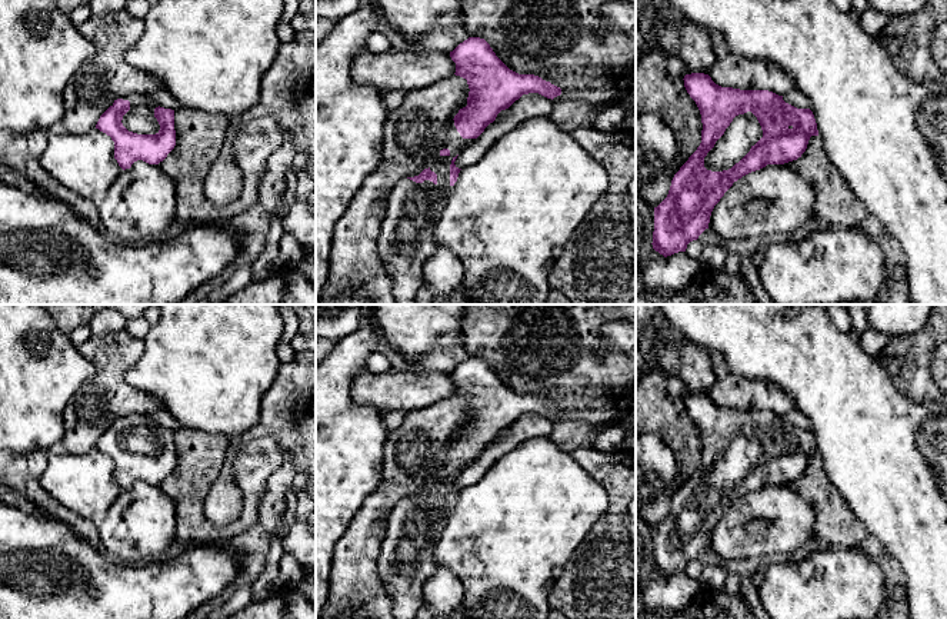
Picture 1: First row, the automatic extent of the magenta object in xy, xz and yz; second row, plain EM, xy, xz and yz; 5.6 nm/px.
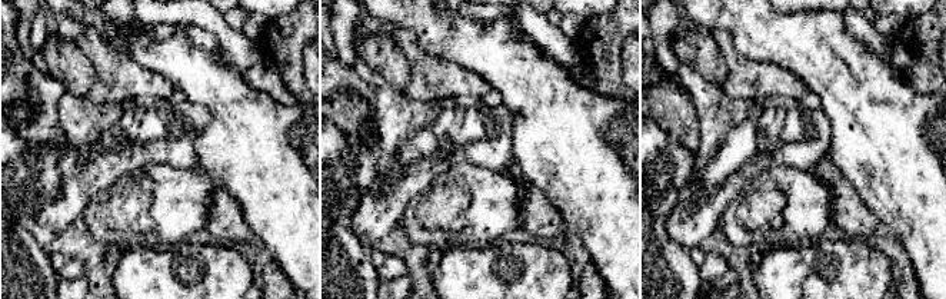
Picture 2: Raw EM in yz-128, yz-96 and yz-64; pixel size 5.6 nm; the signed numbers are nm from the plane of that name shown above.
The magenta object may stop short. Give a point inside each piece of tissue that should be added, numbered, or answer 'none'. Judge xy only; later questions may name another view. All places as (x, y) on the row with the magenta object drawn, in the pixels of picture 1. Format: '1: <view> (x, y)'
1: xy (140, 119)

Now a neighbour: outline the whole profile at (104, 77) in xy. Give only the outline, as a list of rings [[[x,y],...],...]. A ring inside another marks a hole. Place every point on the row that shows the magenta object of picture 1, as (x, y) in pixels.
[[[126,10],[91,14],[79,26],[79,31],[94,44],[96,54],[81,64],[63,91],[61,120],[66,133],[80,136],[93,130],[117,99],[163,89],[156,77],[124,60],[126,51],[137,43],[143,30],[143,19]]]

